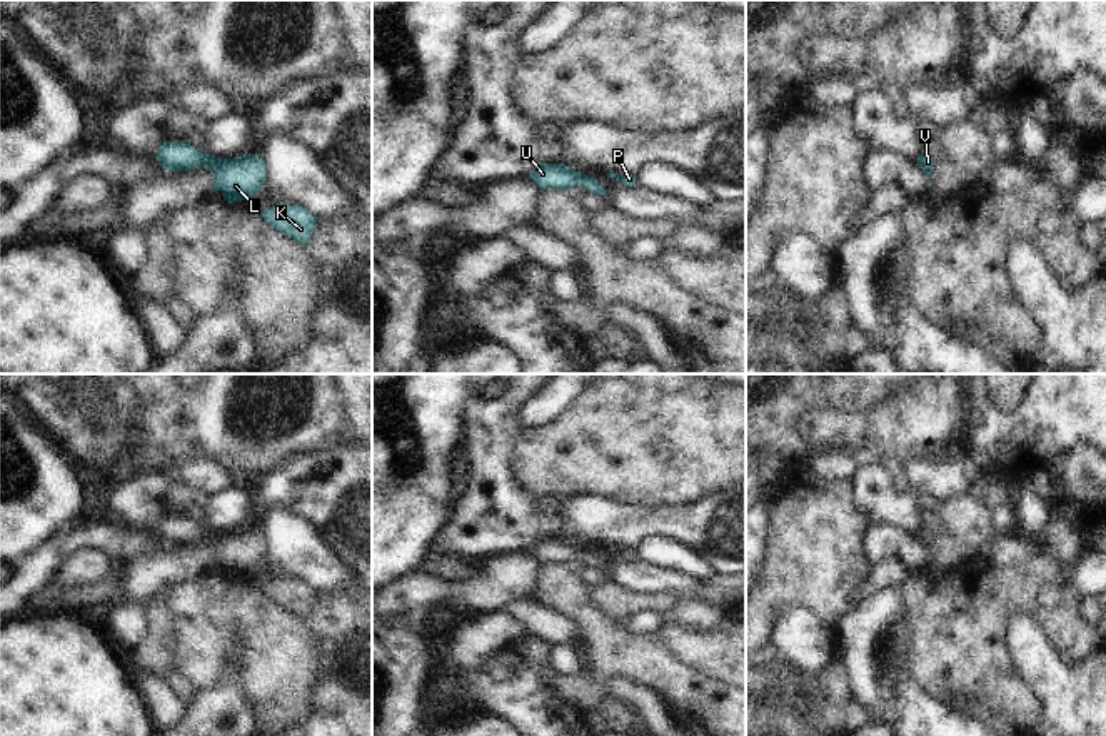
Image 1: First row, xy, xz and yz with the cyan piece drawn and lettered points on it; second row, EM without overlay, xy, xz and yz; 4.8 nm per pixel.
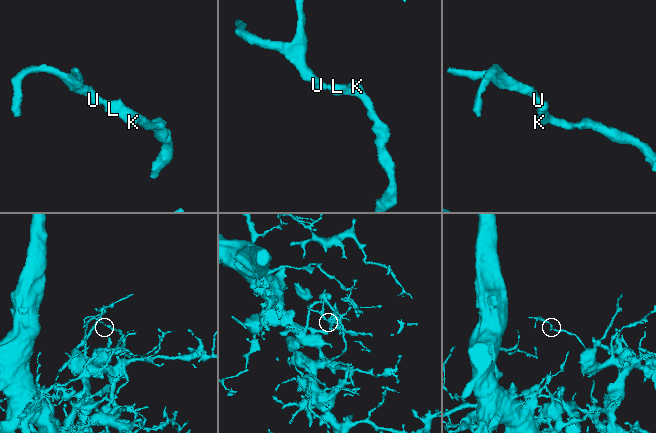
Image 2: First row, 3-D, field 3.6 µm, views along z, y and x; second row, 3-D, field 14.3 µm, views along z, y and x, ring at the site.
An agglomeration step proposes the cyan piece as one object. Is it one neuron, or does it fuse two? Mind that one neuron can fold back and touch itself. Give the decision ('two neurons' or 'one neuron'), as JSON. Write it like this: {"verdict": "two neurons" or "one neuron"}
{"verdict": "one neuron"}

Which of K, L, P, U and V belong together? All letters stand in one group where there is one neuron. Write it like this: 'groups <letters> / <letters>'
groups K L P U V

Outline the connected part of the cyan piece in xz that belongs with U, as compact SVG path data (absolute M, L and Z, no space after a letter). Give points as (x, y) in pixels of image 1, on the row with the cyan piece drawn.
M539 164L532 172L530 179L534 184L544 189L562 189L571 190L574 185L587 189L592 194L606 195L606 189L592 177L574 172L571 167L564 164Z

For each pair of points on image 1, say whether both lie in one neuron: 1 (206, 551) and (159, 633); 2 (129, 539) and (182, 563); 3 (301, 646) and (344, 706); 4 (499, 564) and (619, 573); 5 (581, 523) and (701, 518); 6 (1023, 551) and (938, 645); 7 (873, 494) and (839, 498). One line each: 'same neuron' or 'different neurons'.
1: different neurons
2: different neurons
3: different neurons
4: different neurons
5: same neuron
6: different neurons
7: different neurons

